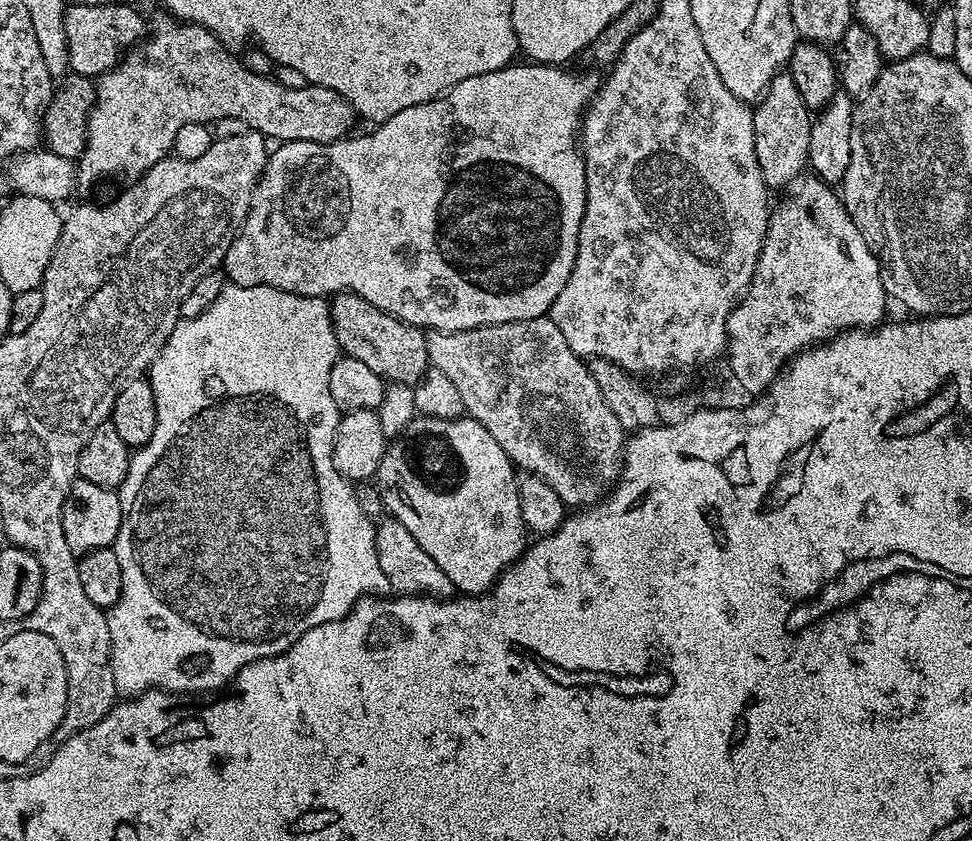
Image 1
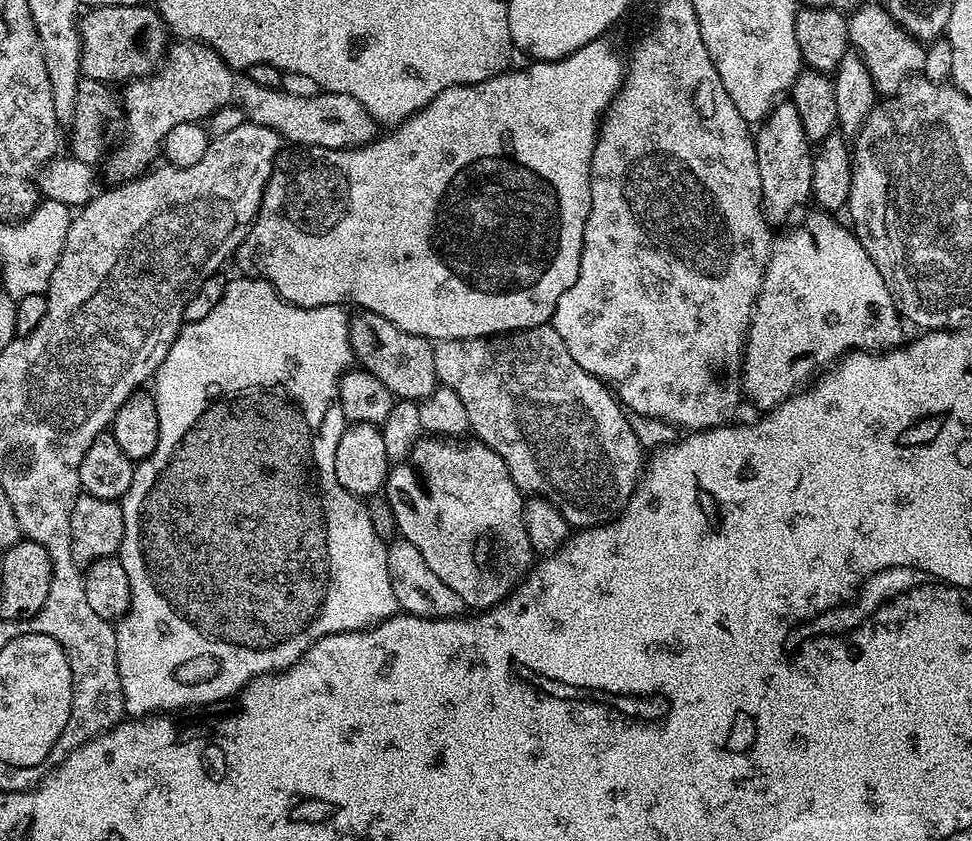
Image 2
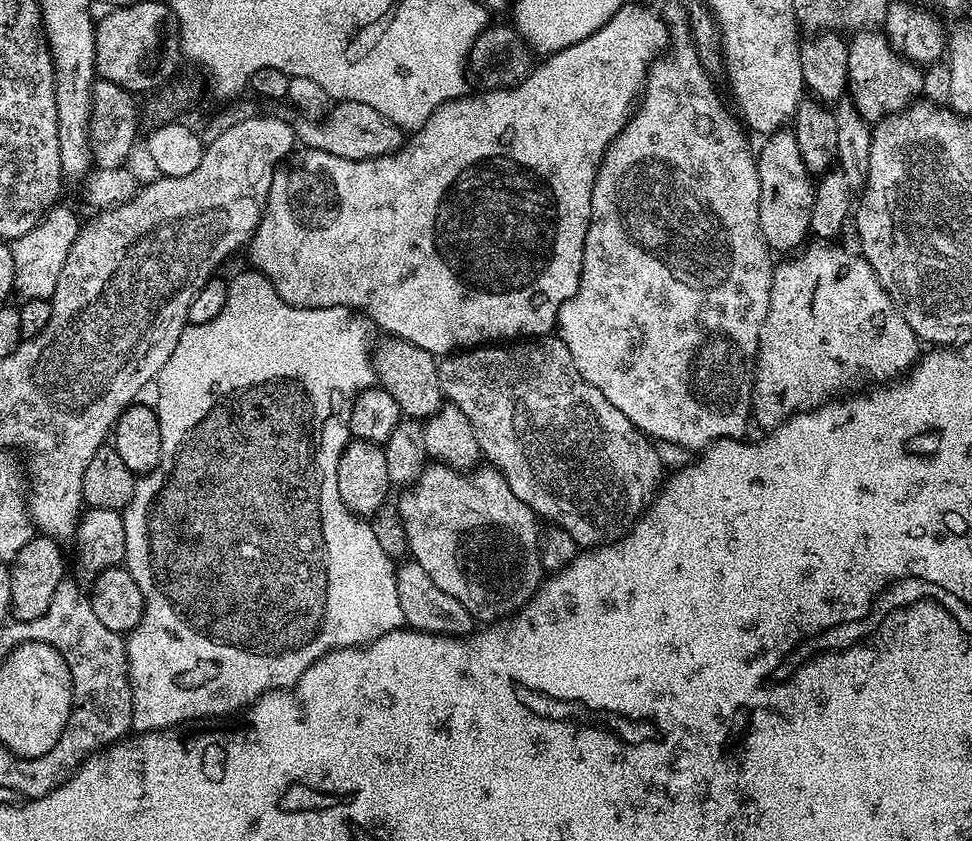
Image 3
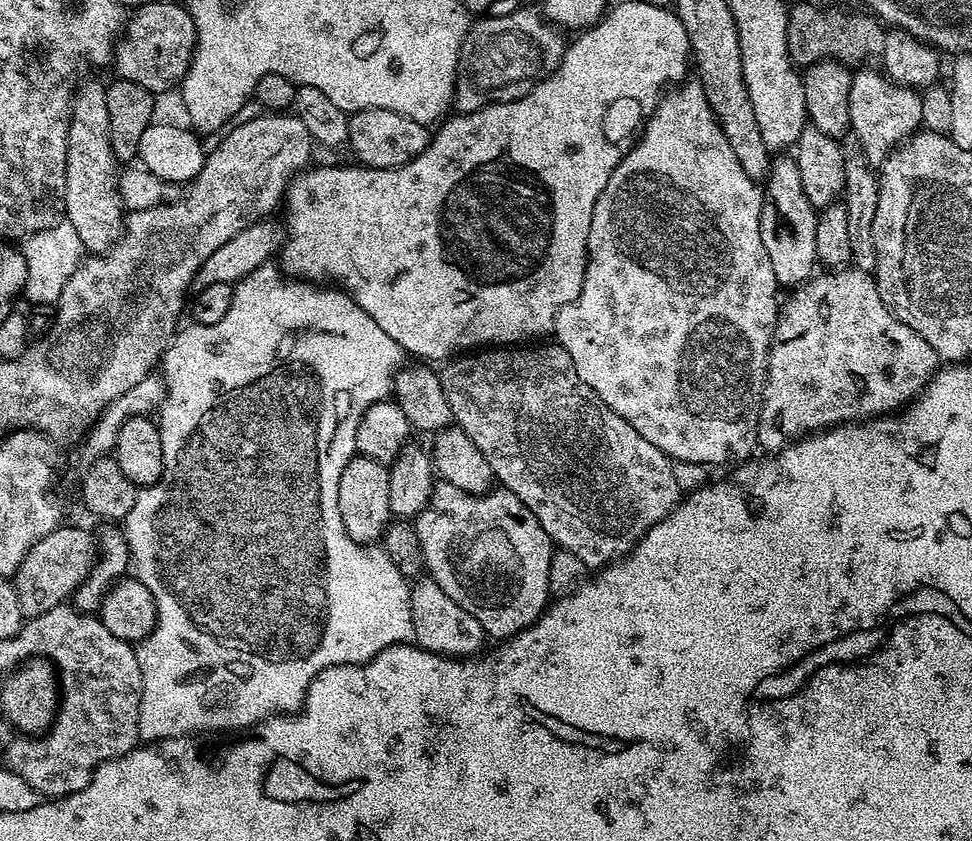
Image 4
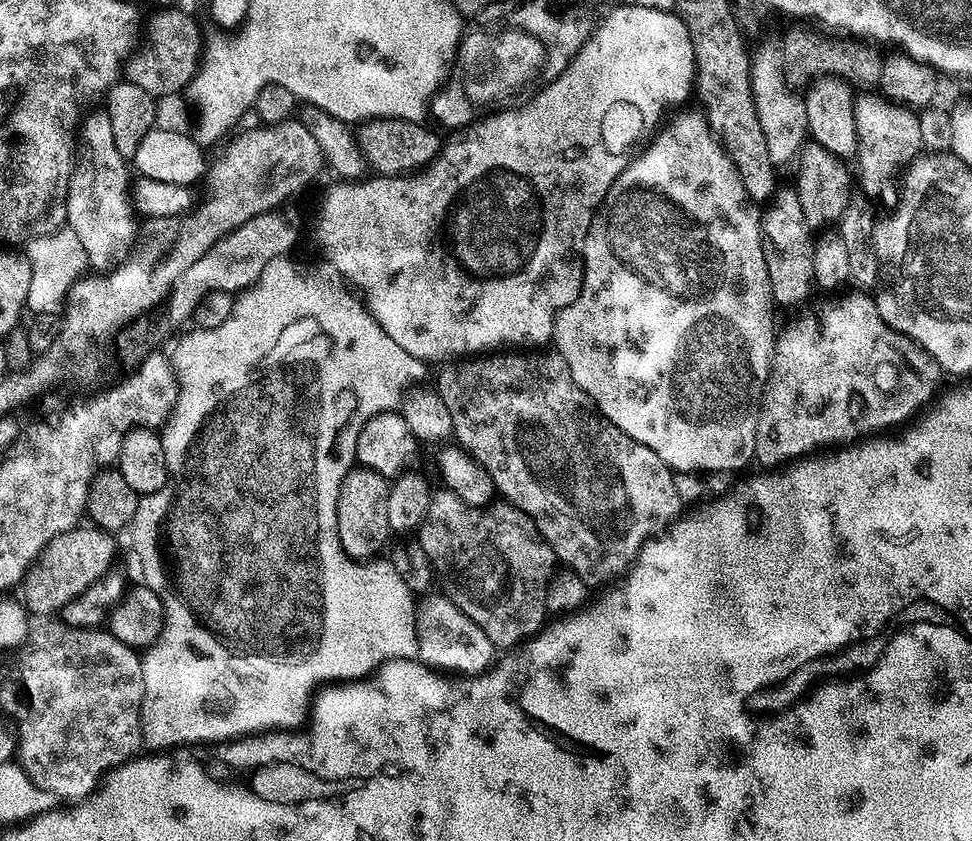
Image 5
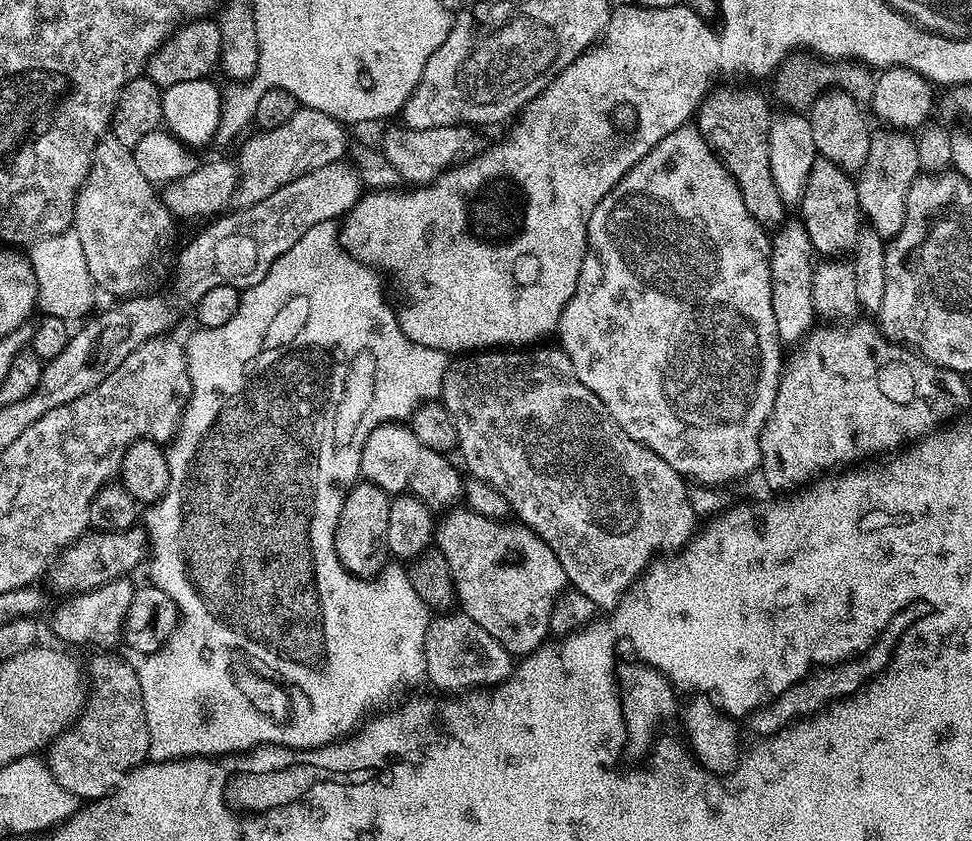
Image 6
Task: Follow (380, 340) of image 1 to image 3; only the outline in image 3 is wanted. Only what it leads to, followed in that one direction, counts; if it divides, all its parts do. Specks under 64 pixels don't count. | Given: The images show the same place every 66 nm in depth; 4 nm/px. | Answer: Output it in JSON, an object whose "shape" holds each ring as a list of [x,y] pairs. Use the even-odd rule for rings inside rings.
{"shape":[[[388,338],[385,341],[381,348],[379,345],[374,356],[376,380],[379,387],[385,388],[390,398],[398,402],[401,413],[405,417],[423,422],[433,416],[442,403],[437,357],[431,352],[422,350],[422,346],[414,346],[405,340]]]}

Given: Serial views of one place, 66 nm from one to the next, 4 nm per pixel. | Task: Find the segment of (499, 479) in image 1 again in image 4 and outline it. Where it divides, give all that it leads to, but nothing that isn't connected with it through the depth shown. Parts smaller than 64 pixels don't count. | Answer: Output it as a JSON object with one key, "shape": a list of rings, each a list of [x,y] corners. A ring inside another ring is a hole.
{"shape":[[[440,482],[433,487],[427,507],[414,520],[418,542],[422,546],[424,566],[450,598],[466,614],[474,614],[482,630],[496,642],[503,642],[524,628],[529,628],[544,613],[550,603],[548,579],[550,558],[554,551],[552,540],[542,530],[538,518],[511,490],[493,487],[483,495],[458,490],[458,486]]]}

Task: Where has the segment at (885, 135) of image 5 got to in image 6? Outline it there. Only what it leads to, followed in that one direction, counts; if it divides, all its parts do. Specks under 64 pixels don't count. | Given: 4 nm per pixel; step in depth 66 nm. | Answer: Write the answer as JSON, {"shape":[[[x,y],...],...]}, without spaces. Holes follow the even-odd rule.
{"shape":[[[908,134],[888,135],[892,136],[872,136],[868,158],[855,181],[863,219],[867,227],[880,238],[895,238],[899,235],[906,218],[906,202],[912,183],[922,172],[917,141],[911,140]]]}

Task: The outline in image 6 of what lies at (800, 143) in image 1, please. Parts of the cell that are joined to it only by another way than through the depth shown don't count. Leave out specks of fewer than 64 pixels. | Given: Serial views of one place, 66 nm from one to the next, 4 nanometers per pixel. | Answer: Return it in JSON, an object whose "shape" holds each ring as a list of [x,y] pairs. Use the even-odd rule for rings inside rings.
{"shape":[[[802,224],[787,225],[780,236],[773,237],[769,260],[771,262],[771,301],[775,326],[781,345],[796,344],[804,339],[816,323],[813,302],[814,253],[809,235]]]}

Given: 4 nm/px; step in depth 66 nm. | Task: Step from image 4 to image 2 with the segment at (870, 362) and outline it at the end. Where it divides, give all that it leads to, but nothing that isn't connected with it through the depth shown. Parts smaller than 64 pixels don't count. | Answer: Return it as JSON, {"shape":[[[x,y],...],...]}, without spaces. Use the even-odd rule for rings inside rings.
{"shape":[[[812,210],[801,224],[772,241],[772,253],[768,256],[756,309],[748,324],[742,361],[743,395],[747,403],[749,400],[759,410],[777,408],[801,391],[818,370],[847,353],[857,350],[883,352],[897,347],[905,339],[900,310],[882,274],[878,274],[878,266],[874,266],[851,227],[844,225],[843,228],[836,219],[835,215],[823,210]]]}

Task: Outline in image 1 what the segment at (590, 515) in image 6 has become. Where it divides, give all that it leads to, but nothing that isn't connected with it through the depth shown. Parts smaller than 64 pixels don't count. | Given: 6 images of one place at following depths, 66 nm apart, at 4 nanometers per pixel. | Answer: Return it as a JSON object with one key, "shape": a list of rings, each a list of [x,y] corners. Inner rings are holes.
{"shape":[[[539,316],[533,320],[502,322],[501,324],[482,326],[474,330],[458,330],[457,332],[429,331],[427,338],[429,365],[442,370],[442,374],[446,374],[446,378],[450,378],[450,382],[454,382],[454,387],[457,388],[458,394],[464,403],[465,413],[471,416],[472,419],[477,420],[482,426],[486,426],[486,430],[490,430],[494,442],[498,442],[502,446],[502,450],[506,450],[506,454],[512,459],[513,465],[517,469],[542,478],[542,482],[546,482],[546,486],[550,486],[550,490],[554,490],[554,494],[558,494],[558,498],[569,509],[587,508],[593,504],[599,504],[604,499],[609,489],[620,478],[626,431],[619,424],[618,418],[611,413],[604,398],[602,398],[601,390],[594,382],[594,378],[591,377],[589,365],[581,357],[576,356],[574,350],[570,350],[566,338],[562,338],[562,330],[558,330],[558,326],[554,326],[552,319],[548,316]]]}

